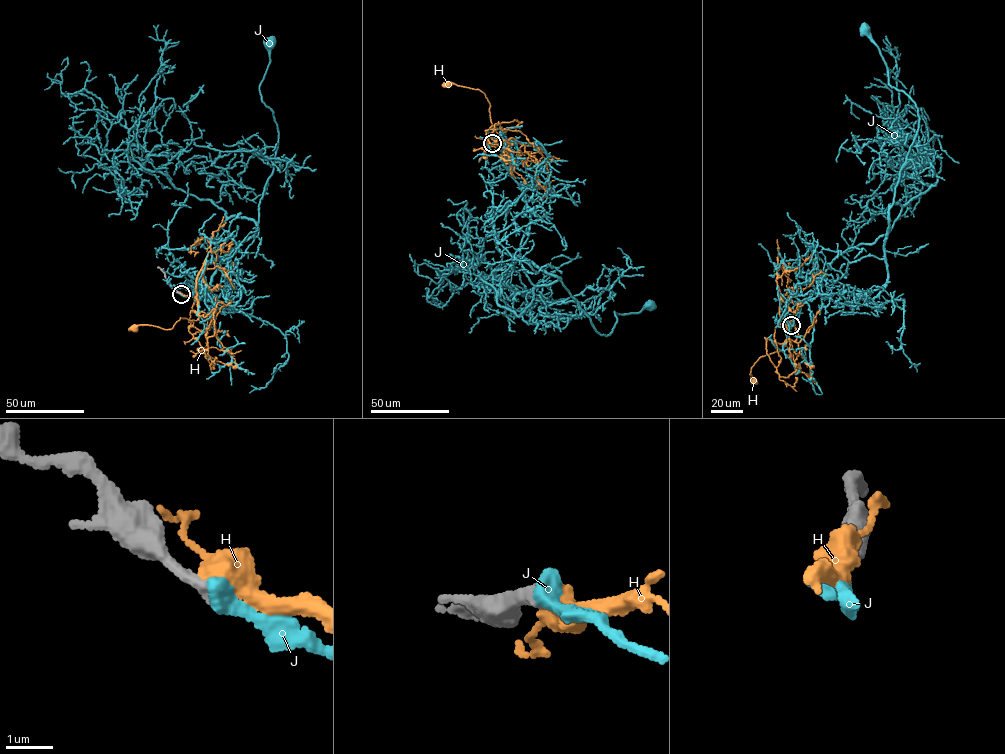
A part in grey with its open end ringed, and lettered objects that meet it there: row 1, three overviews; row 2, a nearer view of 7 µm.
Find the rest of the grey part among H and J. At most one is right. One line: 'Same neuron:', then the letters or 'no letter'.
Same neuron: J

